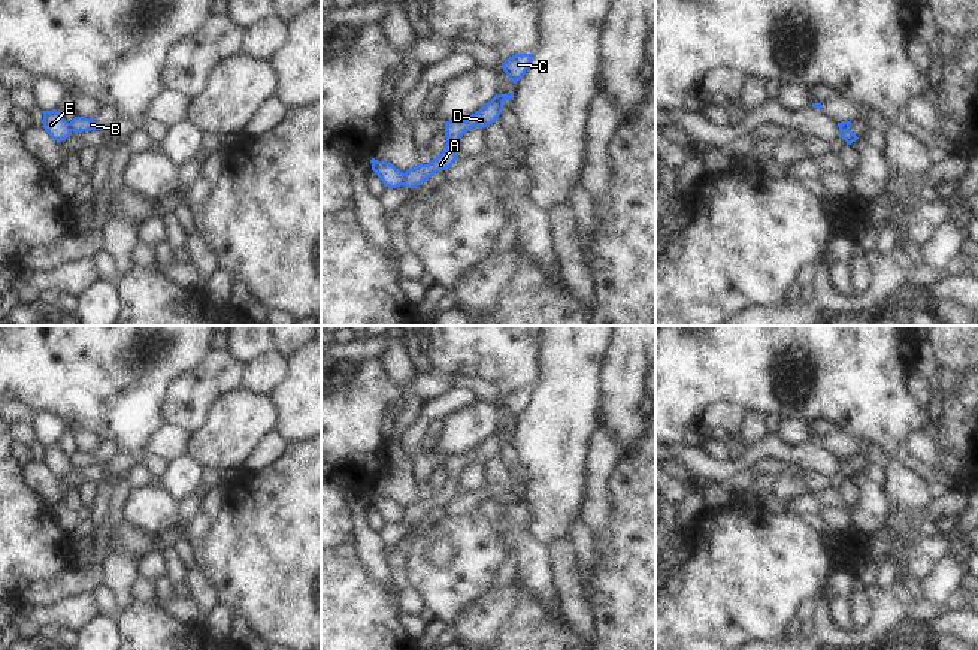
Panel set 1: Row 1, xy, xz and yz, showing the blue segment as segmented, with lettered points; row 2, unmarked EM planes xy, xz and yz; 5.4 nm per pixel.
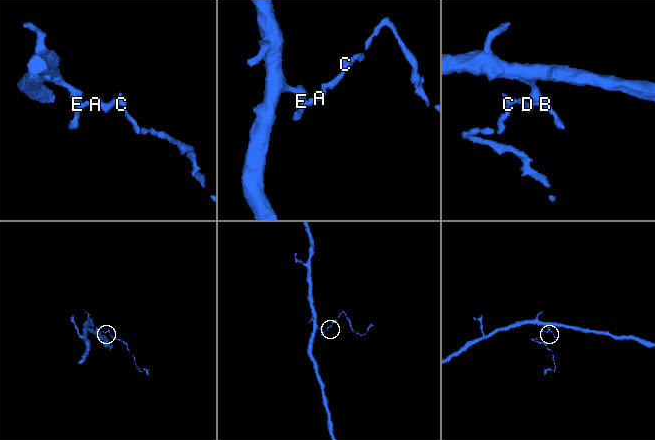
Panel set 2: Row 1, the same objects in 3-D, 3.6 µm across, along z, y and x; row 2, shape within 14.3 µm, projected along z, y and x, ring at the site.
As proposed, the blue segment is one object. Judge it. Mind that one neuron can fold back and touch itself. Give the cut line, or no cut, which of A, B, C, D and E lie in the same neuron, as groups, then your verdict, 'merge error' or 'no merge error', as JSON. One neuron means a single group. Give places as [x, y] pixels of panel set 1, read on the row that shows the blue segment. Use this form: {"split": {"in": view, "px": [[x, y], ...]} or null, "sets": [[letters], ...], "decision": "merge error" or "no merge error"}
{"split": {"in": "xz", "px": [[403, 174], [400, 184]]}, "sets": [["A", "B", "C", "D"], ["E"]], "decision": "merge error"}

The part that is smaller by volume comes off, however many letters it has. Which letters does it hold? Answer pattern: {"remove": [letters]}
{"remove": ["A", "B", "C", "D"]}

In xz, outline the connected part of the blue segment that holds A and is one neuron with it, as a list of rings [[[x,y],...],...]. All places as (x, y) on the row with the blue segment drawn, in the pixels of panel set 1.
[[[514,93],[496,94],[479,111],[469,115],[466,120],[449,120],[445,123],[446,145],[440,155],[429,164],[418,164],[403,173],[403,187],[417,188],[421,182],[427,182],[436,172],[448,170],[458,158],[460,139],[473,127],[487,127],[499,120],[503,111],[503,103],[511,100]]]

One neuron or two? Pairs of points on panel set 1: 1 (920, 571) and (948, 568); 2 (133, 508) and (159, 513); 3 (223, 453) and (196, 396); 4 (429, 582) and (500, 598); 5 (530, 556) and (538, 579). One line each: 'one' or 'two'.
1: two
2: one
3: two
4: two
5: one

